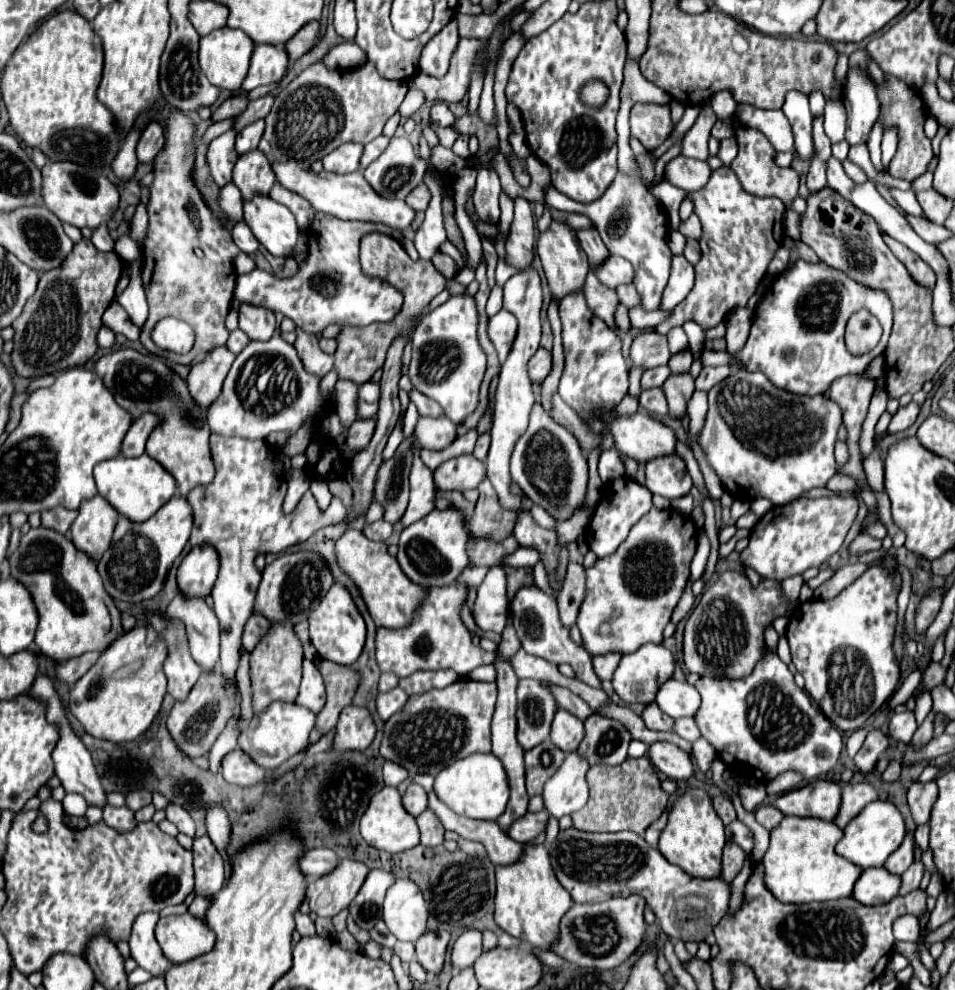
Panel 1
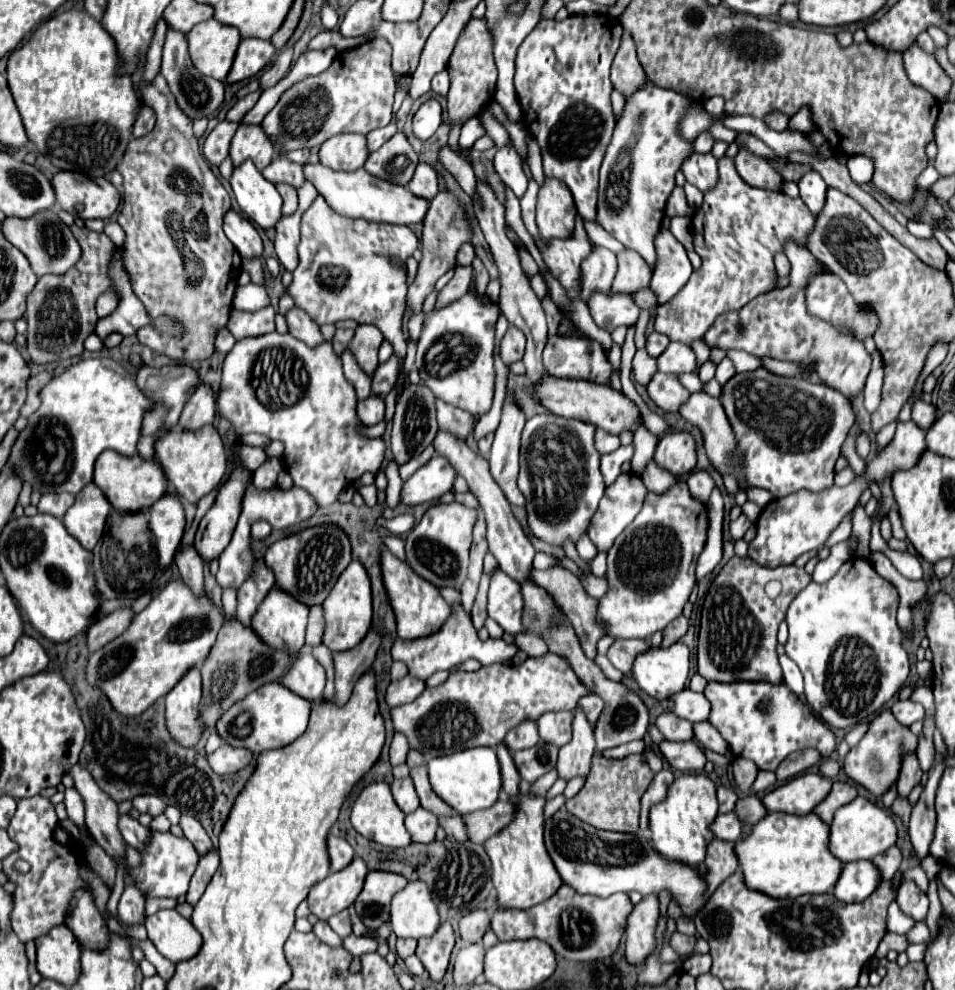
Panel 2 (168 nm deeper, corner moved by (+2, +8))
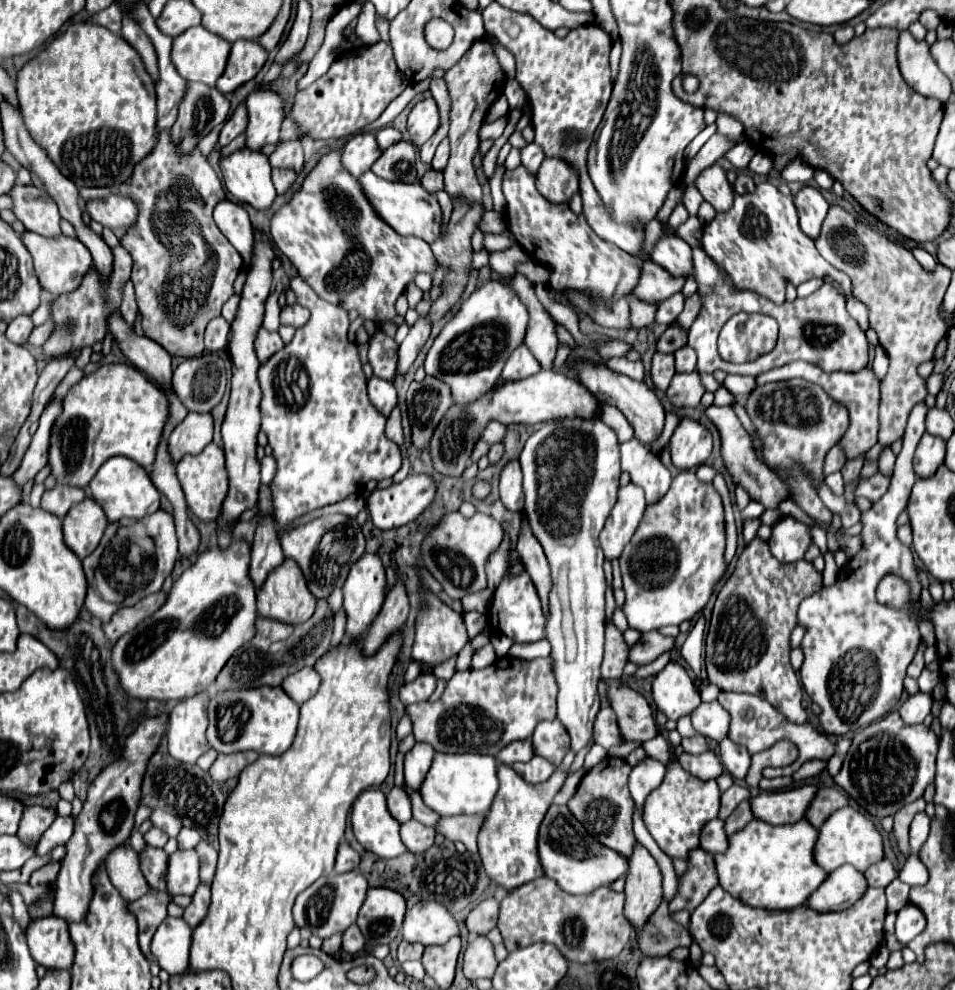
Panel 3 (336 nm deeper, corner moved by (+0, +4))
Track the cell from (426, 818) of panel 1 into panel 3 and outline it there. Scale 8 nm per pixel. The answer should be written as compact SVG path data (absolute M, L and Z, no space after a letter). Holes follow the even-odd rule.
M410 819L408 823L402 825L400 835L410 853L422 853L434 845L436 831L434 831L434 827L426 827L426 825Z

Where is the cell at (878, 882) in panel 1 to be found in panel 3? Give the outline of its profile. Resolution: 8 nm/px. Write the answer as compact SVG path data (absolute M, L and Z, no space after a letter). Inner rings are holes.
M838 867L808 897L806 905L818 913L852 907L866 893L866 879L854 867Z

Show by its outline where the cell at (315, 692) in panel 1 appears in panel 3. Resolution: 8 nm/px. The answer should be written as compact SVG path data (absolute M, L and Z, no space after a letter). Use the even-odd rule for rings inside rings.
M302 667L300 671L288 675L282 681L282 689L298 703L302 705L306 699L310 699L320 687L320 679L318 673L314 671L314 667Z

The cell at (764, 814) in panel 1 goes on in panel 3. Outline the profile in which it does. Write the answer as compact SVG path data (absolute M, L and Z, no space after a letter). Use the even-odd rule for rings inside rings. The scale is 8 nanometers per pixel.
M740 803L732 813L730 817L724 821L724 831L726 835L732 835L734 831L746 827L746 823L750 823L754 817L752 817L752 811L750 811L750 803Z

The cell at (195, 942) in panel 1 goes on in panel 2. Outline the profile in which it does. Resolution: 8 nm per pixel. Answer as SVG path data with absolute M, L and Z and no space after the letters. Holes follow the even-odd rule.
M162 909L146 919L148 939L172 963L192 959L202 947L202 935L176 909Z

